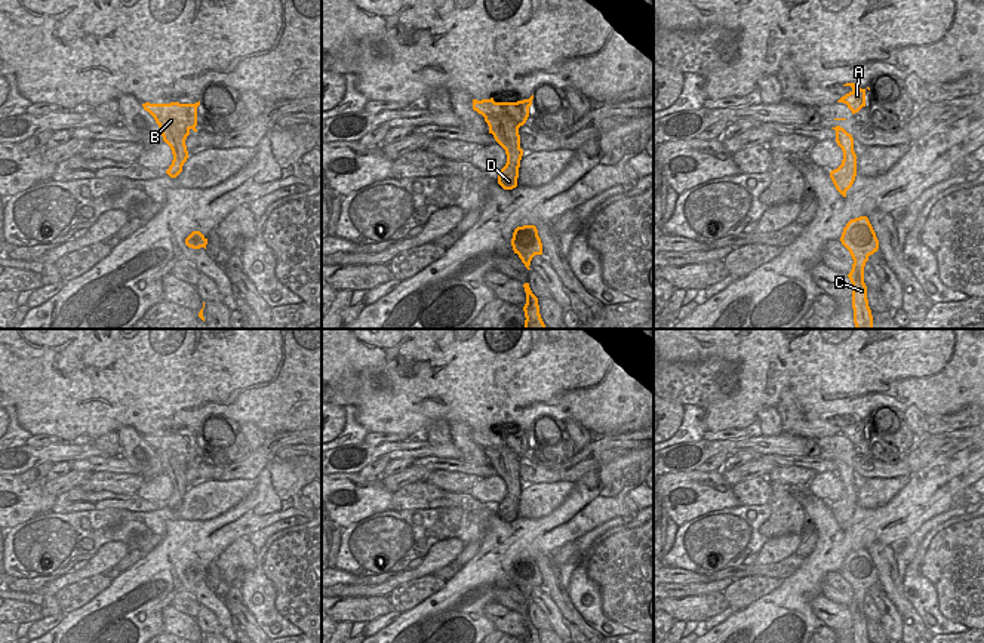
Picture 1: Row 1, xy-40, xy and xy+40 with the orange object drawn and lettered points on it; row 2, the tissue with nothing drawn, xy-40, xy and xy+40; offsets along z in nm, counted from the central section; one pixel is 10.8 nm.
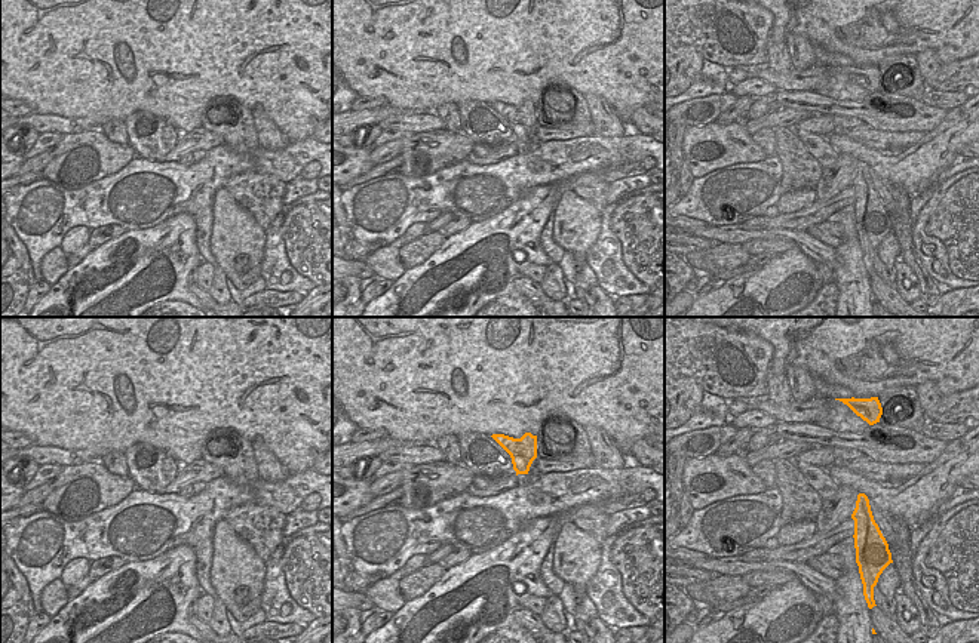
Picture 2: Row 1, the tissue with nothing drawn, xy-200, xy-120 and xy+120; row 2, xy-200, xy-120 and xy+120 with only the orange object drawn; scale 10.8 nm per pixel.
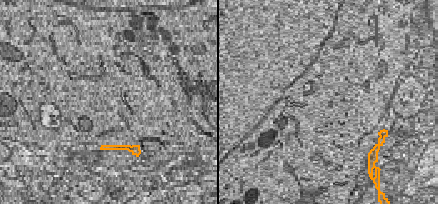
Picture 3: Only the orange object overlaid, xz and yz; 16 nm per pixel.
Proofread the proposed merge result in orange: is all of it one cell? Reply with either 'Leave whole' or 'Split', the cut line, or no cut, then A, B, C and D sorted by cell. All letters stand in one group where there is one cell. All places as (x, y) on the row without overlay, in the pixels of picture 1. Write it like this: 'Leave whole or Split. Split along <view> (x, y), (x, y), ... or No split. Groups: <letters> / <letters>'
Split. Split along xy (517, 433), (528, 443). Groups: A / B C D.

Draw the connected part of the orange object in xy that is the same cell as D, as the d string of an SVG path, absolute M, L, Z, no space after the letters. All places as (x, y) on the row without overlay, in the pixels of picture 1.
M473 431L473 442L485 449L489 458L489 465L505 482L507 495L498 504L498 516L504 522L517 519L519 499L523 487L520 480L519 459L529 449L528 440L520 440L519 434L495 434L491 431Z

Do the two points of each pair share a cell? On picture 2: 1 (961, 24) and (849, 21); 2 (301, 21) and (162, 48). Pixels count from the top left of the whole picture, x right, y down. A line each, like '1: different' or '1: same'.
1: same
2: same

